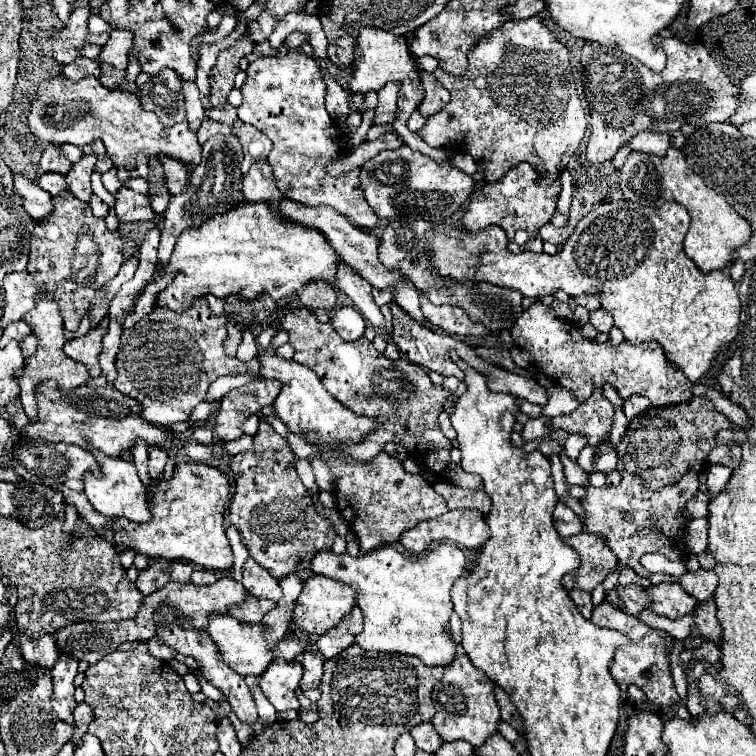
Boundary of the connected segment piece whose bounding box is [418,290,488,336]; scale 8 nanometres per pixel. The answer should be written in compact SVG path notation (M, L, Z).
M418 290L420 294L420 306L430 324L436 328L452 334L452 336L486 336L488 330L482 324L474 324L468 314L460 308L450 306L434 306L424 290Z

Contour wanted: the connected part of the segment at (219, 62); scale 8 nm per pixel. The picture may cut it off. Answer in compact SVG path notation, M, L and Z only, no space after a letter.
M242 34L236 44L222 50L216 58L216 64L210 72L210 106L218 108L220 104L226 104L230 90L234 88L234 76L240 70L240 58L250 54L254 50L254 42L248 34Z

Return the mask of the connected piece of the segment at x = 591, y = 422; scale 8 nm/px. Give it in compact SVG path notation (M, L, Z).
M596 388L594 394L570 414L562 414L548 420L546 416L528 420L522 430L522 438L526 442L542 438L554 430L566 430L570 434L584 434L588 438L588 444L598 446L600 442L610 438L614 412L616 406L602 394L602 388Z

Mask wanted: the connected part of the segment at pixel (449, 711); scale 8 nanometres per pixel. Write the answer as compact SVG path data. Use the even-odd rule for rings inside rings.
M466 654L456 656L452 668L444 670L442 680L434 686L434 706L436 714L432 724L444 742L466 740L474 748L480 748L490 736L498 732L496 726L500 724L500 710L492 694L492 680L488 680L482 670L472 666Z

